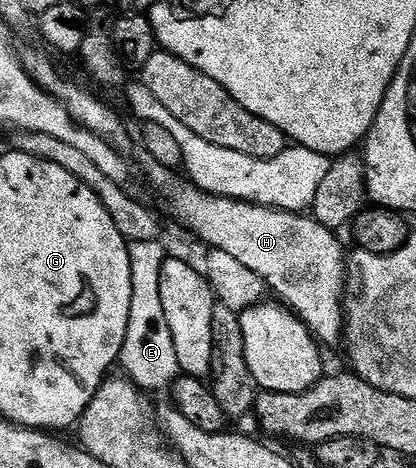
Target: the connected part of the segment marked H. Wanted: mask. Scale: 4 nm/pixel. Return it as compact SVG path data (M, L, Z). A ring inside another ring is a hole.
M150 163L149 164L149 180L153 183L153 188L157 192L162 192L163 195L169 199L169 208L173 211L173 216L182 224L185 228L190 228L203 243L209 244L210 249L221 249L226 251L227 254L231 254L236 261L243 262L244 266L247 266L252 273L257 274L259 278L264 280L265 287L270 293L277 295L274 296L284 307L294 311L301 317L301 321L304 322L309 328L309 331L317 337L318 341L322 345L325 344L338 344L340 345L343 340L343 333L345 330L345 305L343 301L347 296L347 252L345 256L345 248L337 241L338 233L334 229L323 226L318 220L313 219L312 215L302 214L299 212L284 212L278 208L268 208L267 206L259 206L258 204L248 204L242 200L234 200L232 195L225 194L225 196L212 196L212 191L206 190L204 187L198 186L188 179L182 178L177 180L178 173L172 168L164 168L161 164Z

